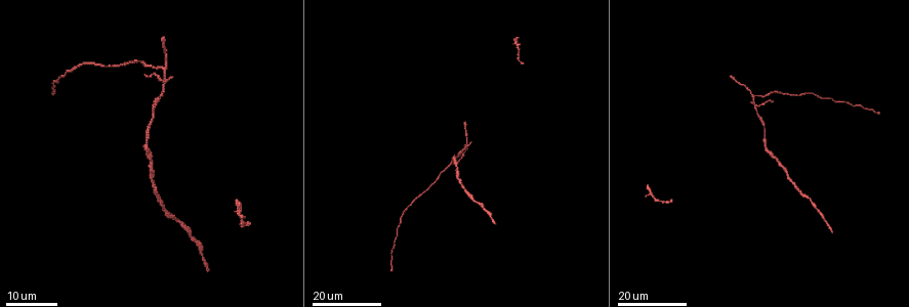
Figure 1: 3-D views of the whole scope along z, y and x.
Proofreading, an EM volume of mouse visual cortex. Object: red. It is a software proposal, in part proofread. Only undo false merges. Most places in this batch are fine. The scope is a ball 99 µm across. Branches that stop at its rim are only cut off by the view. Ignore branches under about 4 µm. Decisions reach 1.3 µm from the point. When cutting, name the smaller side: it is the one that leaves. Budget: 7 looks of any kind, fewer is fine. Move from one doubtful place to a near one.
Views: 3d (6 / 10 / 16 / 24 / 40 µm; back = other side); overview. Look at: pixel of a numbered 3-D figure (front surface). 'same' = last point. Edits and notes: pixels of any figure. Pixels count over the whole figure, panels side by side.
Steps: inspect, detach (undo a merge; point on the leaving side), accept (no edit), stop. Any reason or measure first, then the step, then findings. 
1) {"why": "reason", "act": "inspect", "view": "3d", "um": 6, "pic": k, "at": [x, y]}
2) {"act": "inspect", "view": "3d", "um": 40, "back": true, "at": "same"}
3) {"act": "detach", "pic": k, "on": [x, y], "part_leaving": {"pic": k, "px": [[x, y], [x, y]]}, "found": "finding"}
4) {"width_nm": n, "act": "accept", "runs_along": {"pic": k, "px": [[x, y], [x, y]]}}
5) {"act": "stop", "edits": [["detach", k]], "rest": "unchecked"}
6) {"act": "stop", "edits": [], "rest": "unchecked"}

{"act": "inspect", "view": "3d", "um": 16, "pic": 1, "at": [767, 150]}

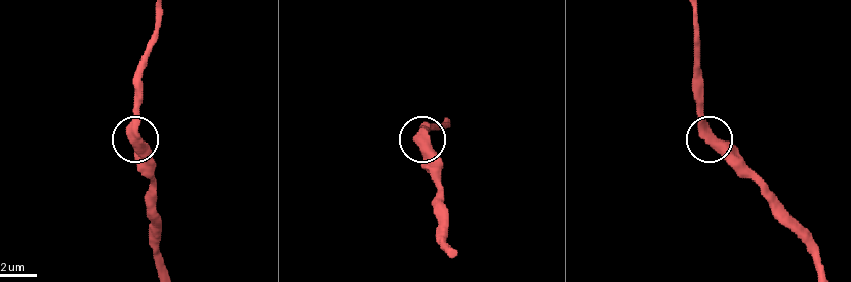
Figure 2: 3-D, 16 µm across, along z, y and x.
{"act": "inspect", "view": "3d", "um": 10, "pic": 2, "at": [427, 135]}

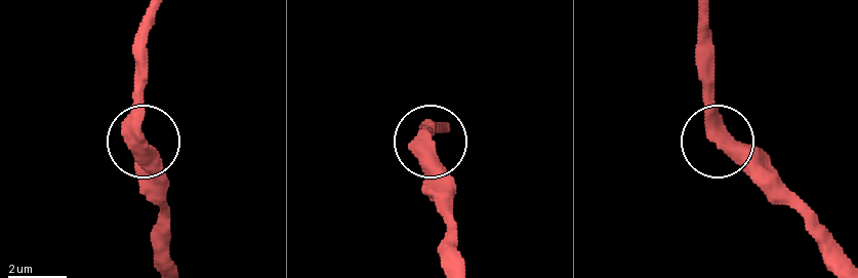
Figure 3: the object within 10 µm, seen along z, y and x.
{"side_arm_um": 37, "act": "accept", "runs_along": {"pic": 3, "px": [[445, 125], [428, 140], [436, 196]]}, "found": "all the same cell"}

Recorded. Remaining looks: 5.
{"why": "four or more arms meet", "act": "inspect", "view": "3d", "um": 24, "pic": 1, "at": [753, 103]}

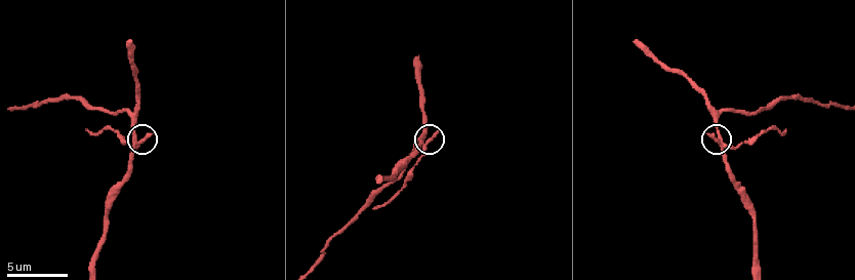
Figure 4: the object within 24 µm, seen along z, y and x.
{"why": "closer look", "act": "inspect", "view": "3d", "um": 10, "pic": 4, "at": [137, 143]}

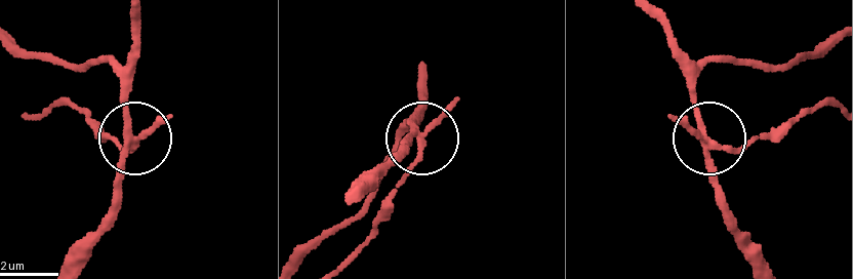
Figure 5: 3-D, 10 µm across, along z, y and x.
{"side_arm_um": 7, "act": "detach", "pic": 5, "on": [161, 119], "part_leaving": {"pic": 5, "px": [[416, 143], [392, 206], [335, 265]]}, "found": "two cells meet here"}

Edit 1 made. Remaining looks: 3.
{"act": "inspect", "view": "3d", "um": 10, "pic": 4, "at": [397, 169]}

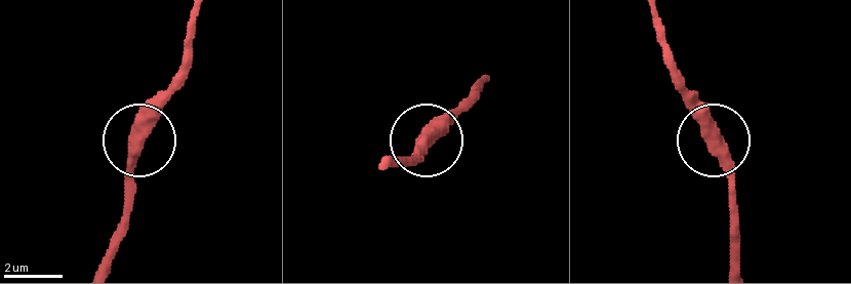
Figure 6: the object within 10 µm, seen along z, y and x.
{"act": "accept", "runs_along": {"pic": 6, "px": [[705, 133], [707, 123], [676, 89]]}, "found": "one cell here"}

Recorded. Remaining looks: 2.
{"act": "stop", "edits": [["detach", 5]], "rest": "unchecked"}

